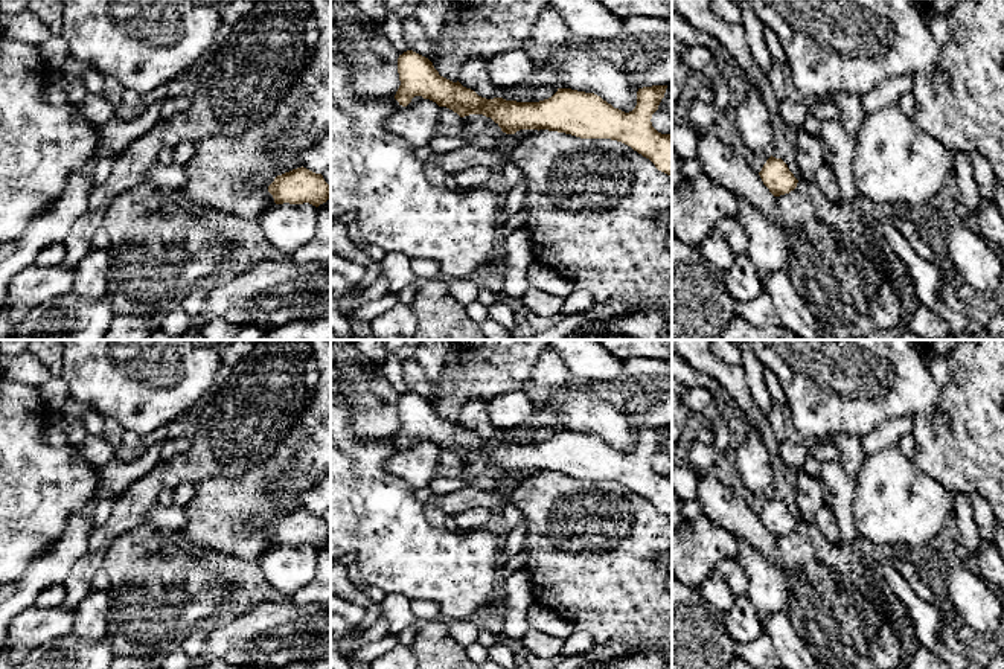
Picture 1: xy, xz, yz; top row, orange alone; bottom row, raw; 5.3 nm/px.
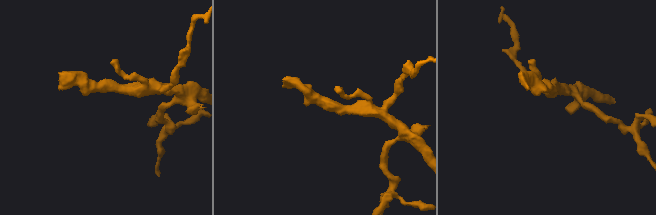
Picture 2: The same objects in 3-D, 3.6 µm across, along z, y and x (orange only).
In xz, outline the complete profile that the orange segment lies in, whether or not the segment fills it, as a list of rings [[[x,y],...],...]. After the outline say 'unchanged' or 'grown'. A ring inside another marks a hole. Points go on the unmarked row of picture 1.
[[[413,392],[399,396],[398,415],[401,427],[395,440],[402,448],[414,437],[422,437],[460,459],[469,456],[491,459],[506,475],[520,471],[548,471],[580,480],[617,482],[672,518],[672,477],[658,474],[651,463],[667,427],[638,430],[635,450],[625,454],[594,434],[571,430],[558,430],[552,439],[539,443],[486,440],[459,422],[440,418],[428,399]]] | unchanged

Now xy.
[[[297,509],[277,517],[268,527],[276,546],[303,546],[309,544],[315,549],[331,539],[331,527],[321,515],[315,515],[306,509]]] | unchanged

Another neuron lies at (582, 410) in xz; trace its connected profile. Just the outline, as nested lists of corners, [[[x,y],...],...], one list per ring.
[[[568,383],[556,389],[552,404],[558,407],[558,430],[594,434],[625,454],[637,447],[637,430],[629,418],[609,399],[585,384]]]

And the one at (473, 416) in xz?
[[[468,401],[459,413],[459,424],[466,430],[474,431],[481,439],[500,439],[500,431],[492,425],[489,419],[486,401]]]

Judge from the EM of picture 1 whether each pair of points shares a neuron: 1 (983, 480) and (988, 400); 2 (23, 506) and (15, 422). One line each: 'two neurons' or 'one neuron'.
1: one neuron
2: one neuron

